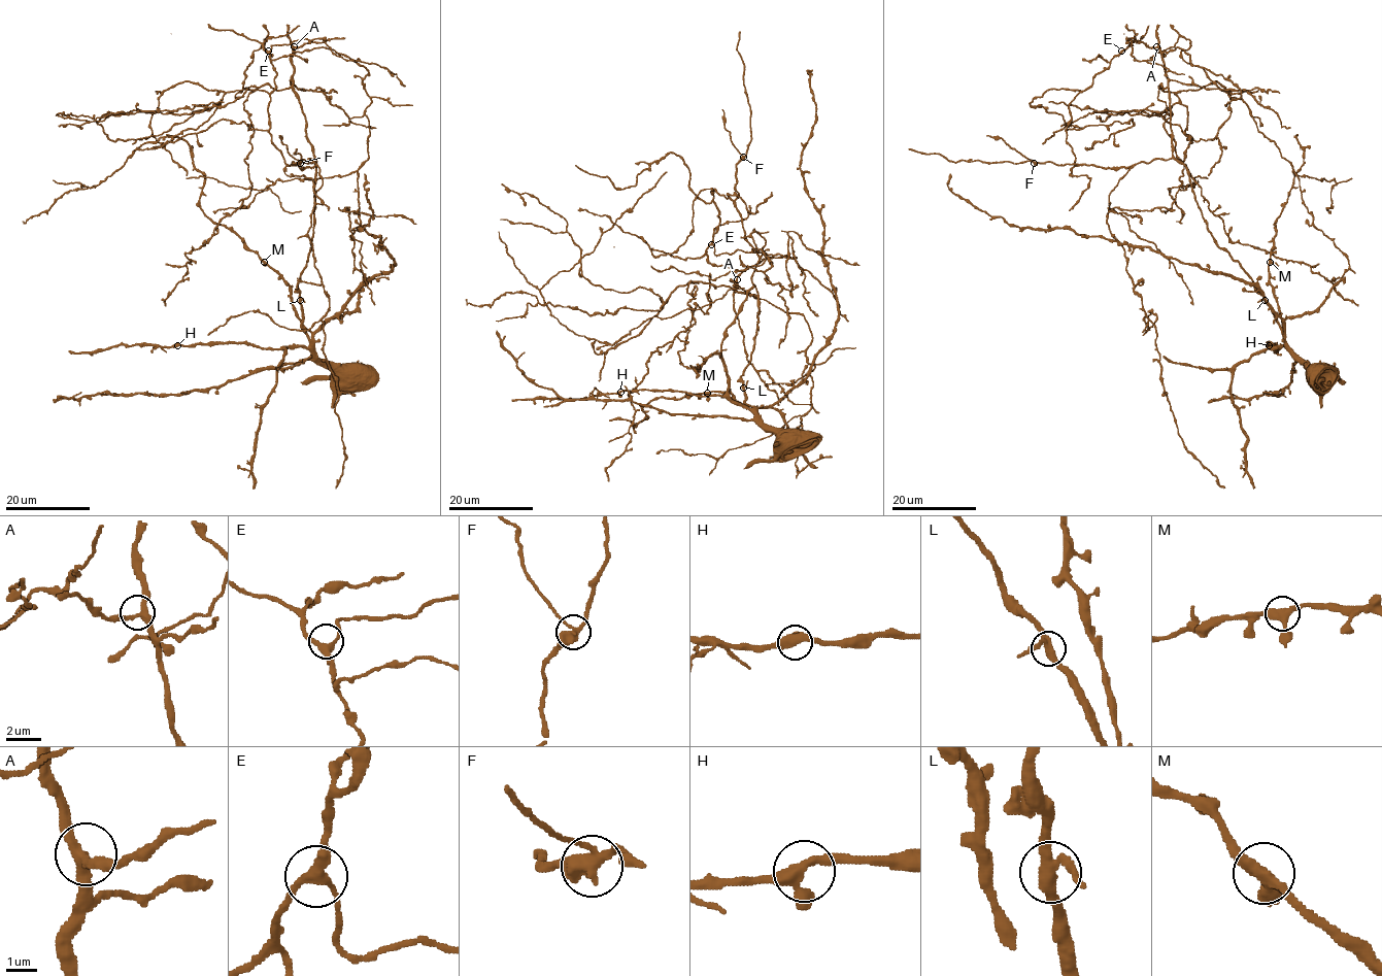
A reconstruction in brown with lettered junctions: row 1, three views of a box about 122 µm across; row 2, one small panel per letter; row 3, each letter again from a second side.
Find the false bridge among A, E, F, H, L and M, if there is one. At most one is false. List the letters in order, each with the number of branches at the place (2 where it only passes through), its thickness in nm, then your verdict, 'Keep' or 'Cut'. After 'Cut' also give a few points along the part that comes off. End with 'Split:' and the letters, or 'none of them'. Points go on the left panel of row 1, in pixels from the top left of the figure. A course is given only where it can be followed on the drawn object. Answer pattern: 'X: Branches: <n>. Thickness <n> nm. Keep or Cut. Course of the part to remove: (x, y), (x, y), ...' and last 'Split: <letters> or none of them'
A: Branches: 3. Thickness 300 nm. Keep
E: Branches: 3. Thickness 300 nm. Keep
F: Branches: 3. Thickness 400 nm. Cut. Course of the part to remove: (300, 163), (278, 135)
H: Branches: 3. Thickness 380 nm. Keep
L: Branches: 3. Thickness 320 nm. Keep
M: Branches: 3. Thickness 360 nm. Keep
Split: F

